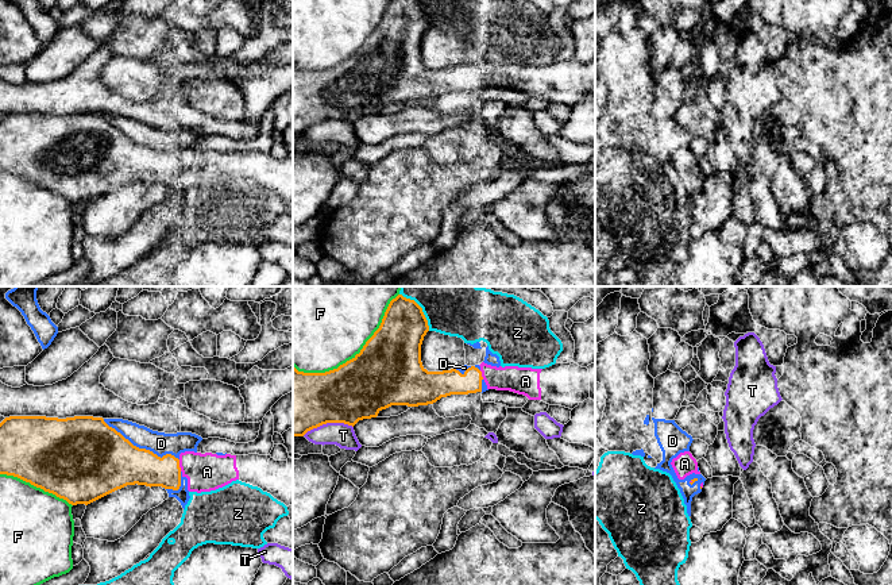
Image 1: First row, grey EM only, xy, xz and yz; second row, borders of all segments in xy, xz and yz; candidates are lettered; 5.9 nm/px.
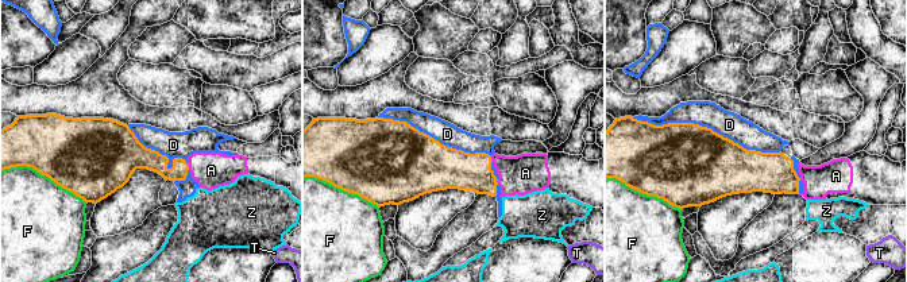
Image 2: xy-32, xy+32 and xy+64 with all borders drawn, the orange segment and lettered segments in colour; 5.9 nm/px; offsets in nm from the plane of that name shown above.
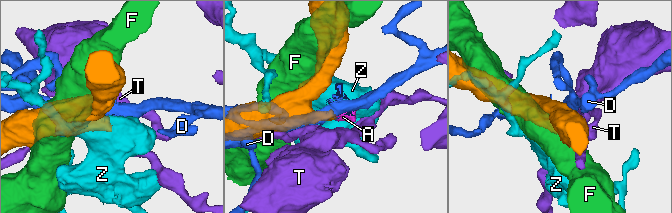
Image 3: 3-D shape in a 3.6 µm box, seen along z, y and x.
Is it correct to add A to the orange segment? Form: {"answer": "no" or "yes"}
{"answer": "yes"}

